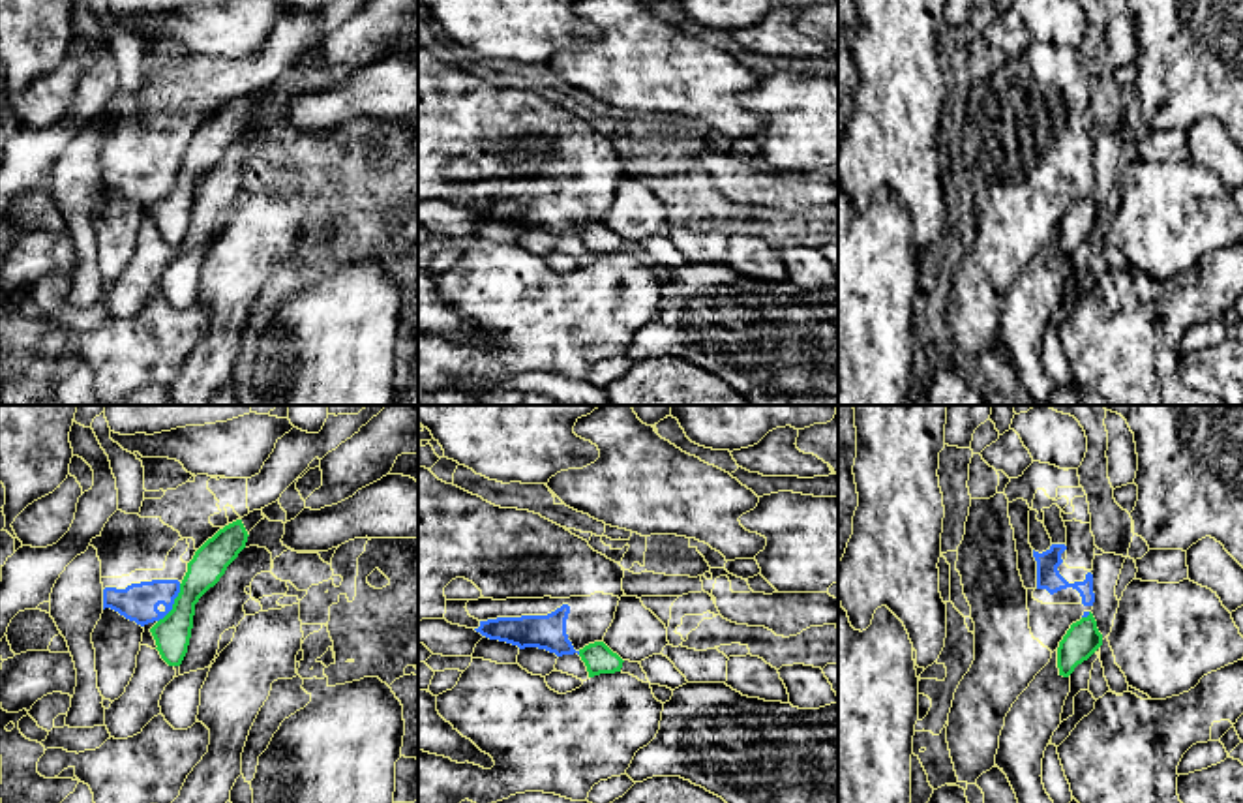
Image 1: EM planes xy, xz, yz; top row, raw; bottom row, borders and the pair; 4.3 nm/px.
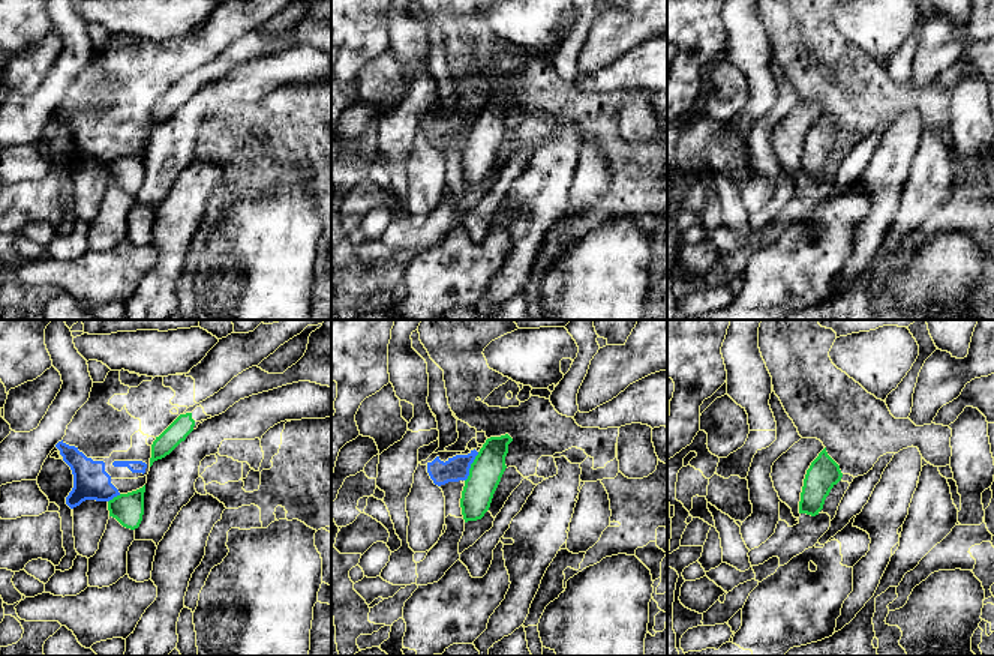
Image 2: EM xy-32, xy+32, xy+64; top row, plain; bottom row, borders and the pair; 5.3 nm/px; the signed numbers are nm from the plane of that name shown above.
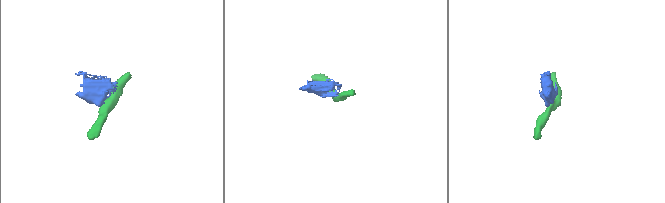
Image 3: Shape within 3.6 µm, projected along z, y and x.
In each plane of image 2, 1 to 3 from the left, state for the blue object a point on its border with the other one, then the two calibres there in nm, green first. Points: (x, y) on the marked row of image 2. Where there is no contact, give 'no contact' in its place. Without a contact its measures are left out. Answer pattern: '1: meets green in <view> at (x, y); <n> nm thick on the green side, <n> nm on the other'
1: meets green in xy-32 at (114, 497); 170 nm thick on the green side, 190 nm on the other
2: meets green in xy+32 at (471, 467); 180 nm thick on the green side, 130 nm on the other
3: no contact

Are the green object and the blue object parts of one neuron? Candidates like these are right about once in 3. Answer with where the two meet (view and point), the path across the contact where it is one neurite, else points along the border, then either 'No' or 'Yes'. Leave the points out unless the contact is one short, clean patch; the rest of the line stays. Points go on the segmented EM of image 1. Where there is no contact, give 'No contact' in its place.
Touches green at xy (175, 603). Boundary: xy (180, 584), (173, 606), (158, 621). No

